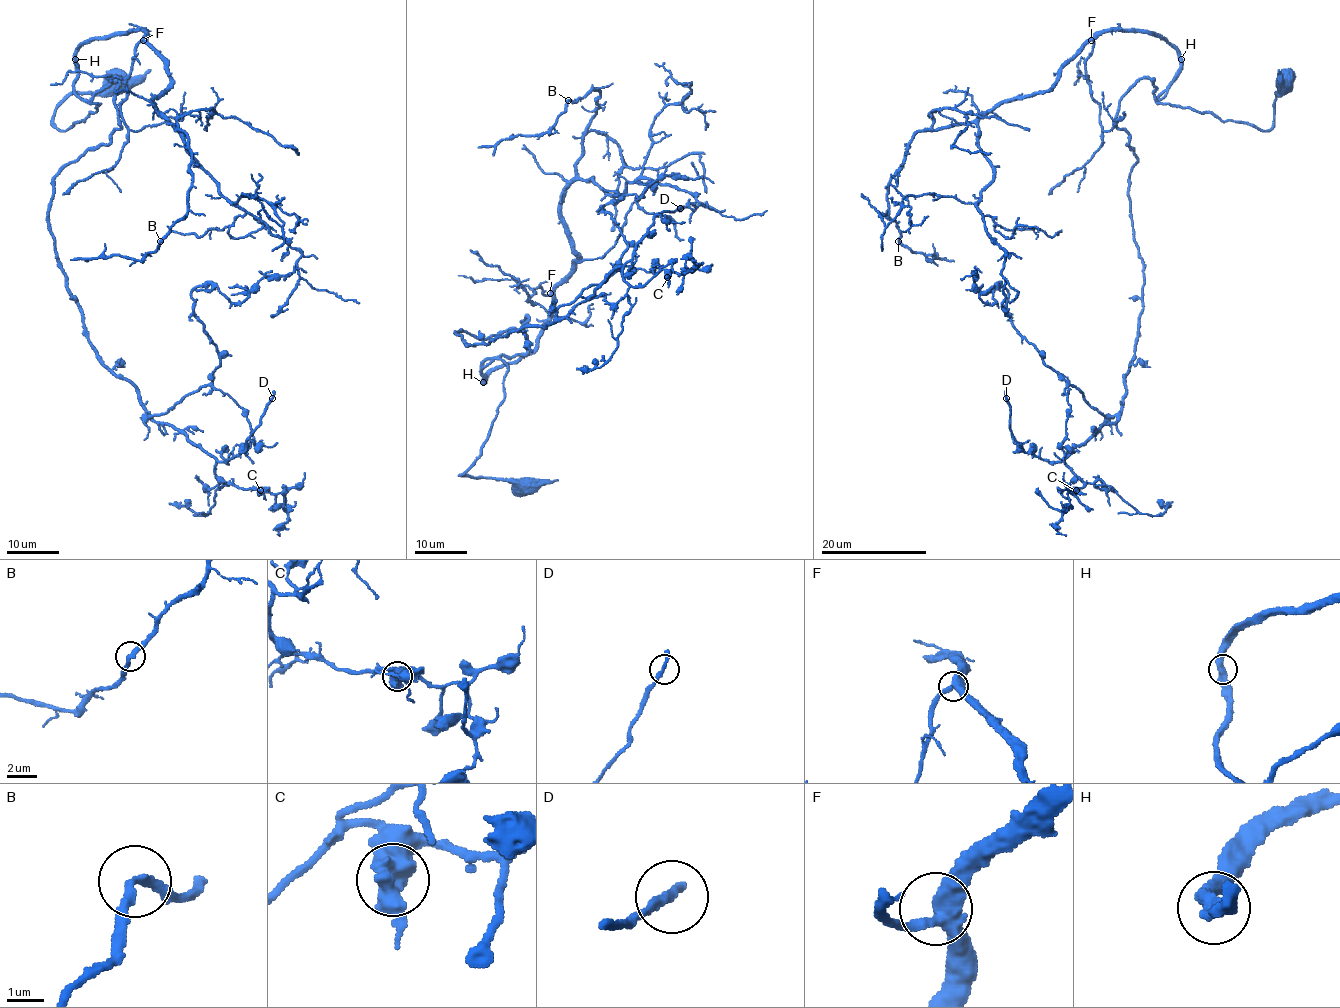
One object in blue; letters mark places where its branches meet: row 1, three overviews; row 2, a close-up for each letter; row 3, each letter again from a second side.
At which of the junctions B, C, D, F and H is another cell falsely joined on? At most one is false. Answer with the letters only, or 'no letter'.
no letter

